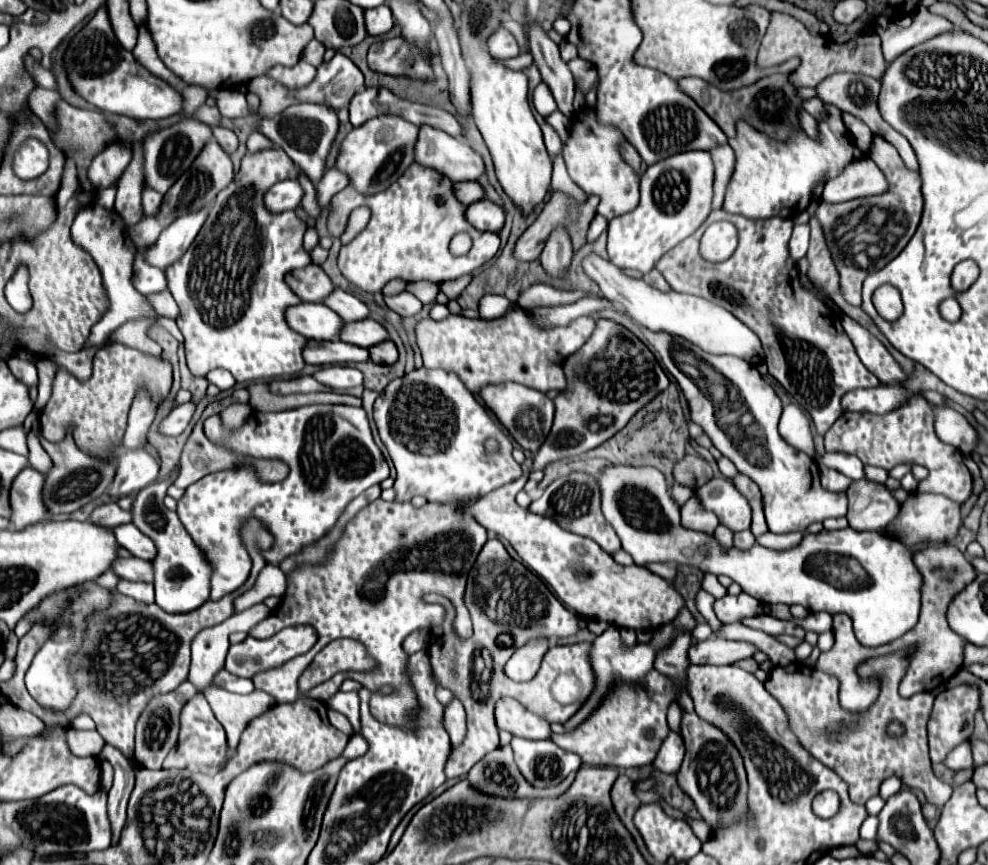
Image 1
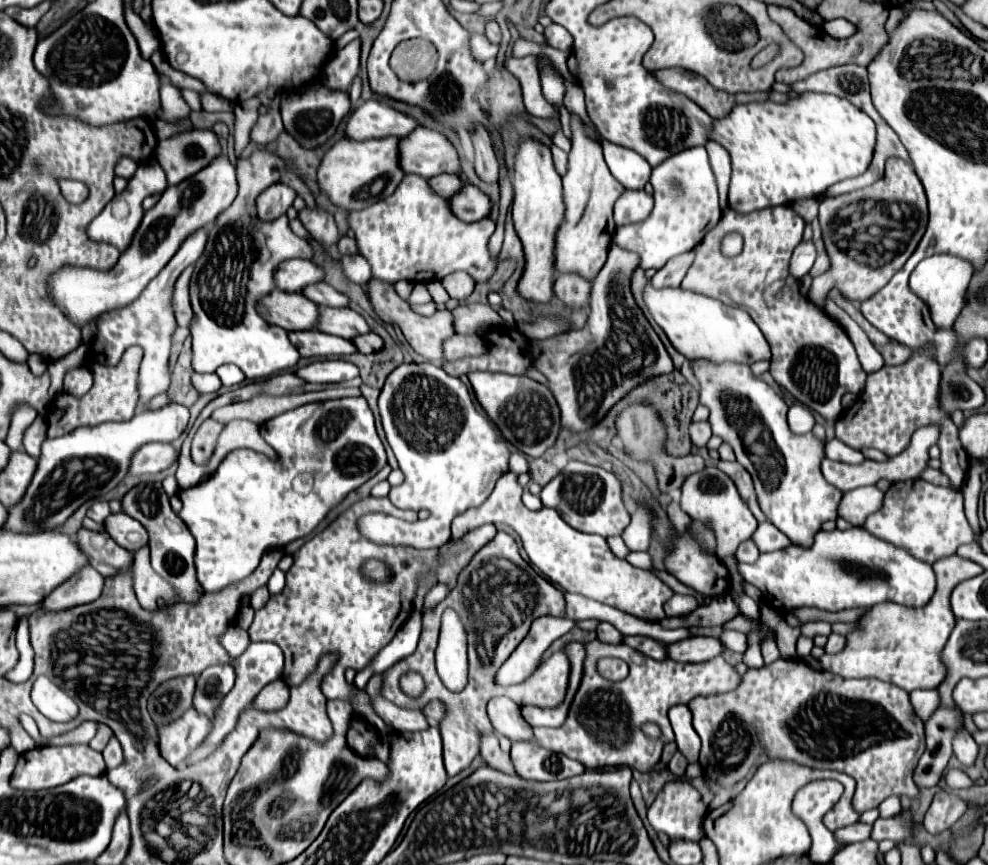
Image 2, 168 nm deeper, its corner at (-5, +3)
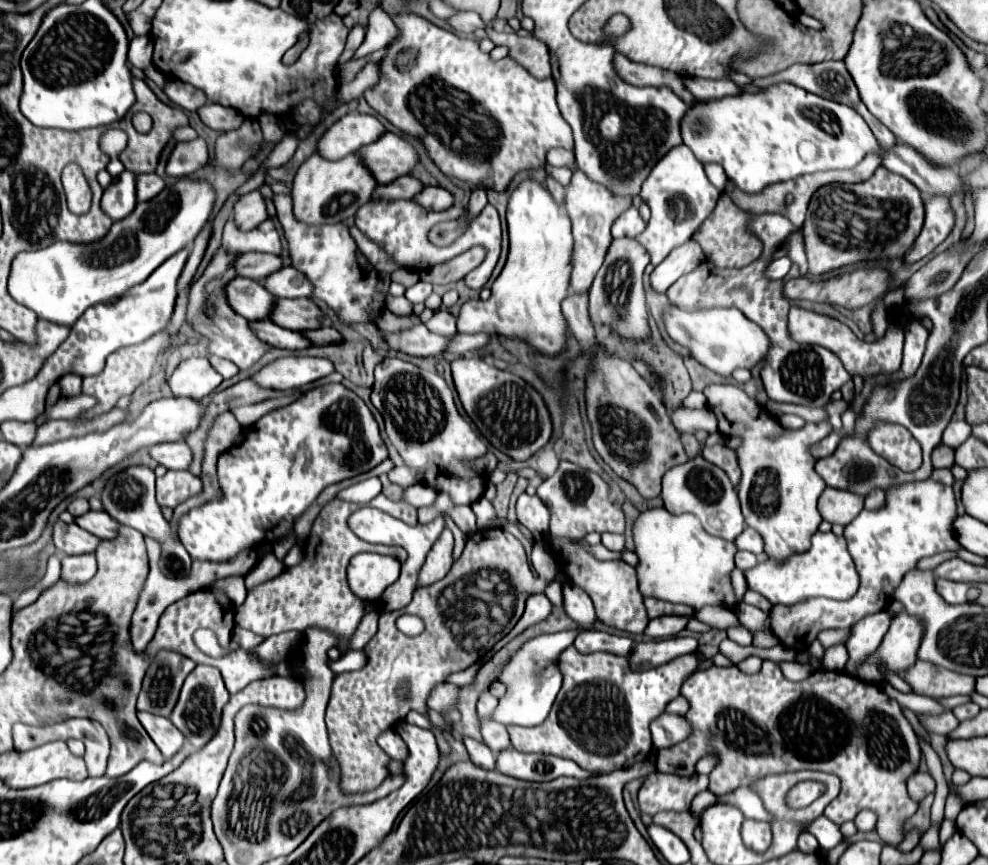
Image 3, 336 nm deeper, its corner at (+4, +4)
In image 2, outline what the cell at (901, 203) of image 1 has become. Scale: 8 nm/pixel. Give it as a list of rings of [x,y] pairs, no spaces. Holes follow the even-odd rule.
[[[889,158],[885,164],[885,176],[873,186],[823,200],[819,208],[819,224],[831,266],[827,272],[813,278],[809,298],[815,304],[823,304],[827,292],[837,288],[851,300],[867,300],[903,268],[925,234],[927,198],[923,184],[911,164],[899,158]]]

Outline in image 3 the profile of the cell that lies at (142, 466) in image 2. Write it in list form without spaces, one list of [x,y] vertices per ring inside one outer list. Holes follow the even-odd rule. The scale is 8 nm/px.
[[[184,441],[154,445],[148,449],[148,455],[166,469],[188,469],[192,461],[192,453]]]

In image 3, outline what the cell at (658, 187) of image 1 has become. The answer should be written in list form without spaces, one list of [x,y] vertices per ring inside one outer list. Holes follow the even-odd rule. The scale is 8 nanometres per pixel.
[[[678,145],[656,163],[642,185],[640,197],[648,203],[652,217],[636,241],[650,253],[650,263],[656,267],[674,247],[686,243],[700,229],[700,223],[704,223],[716,207],[720,191],[708,181],[702,163],[692,151],[686,145]]]

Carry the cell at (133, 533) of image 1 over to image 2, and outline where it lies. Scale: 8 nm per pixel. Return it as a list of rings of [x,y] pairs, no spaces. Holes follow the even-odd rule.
[[[123,512],[111,514],[103,522],[103,526],[105,526],[105,532],[111,534],[111,538],[119,546],[127,548],[129,552],[137,552],[137,548],[141,548],[149,542],[149,536],[147,536],[145,528],[137,520],[133,520],[131,516],[127,516]]]

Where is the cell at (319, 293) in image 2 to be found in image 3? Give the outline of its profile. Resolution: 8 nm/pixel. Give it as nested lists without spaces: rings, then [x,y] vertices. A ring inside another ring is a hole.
[[[282,267],[276,271],[276,275],[270,275],[264,281],[264,287],[276,295],[276,297],[286,297],[286,299],[296,299],[296,297],[312,297],[314,287],[306,279],[306,275],[294,267]]]

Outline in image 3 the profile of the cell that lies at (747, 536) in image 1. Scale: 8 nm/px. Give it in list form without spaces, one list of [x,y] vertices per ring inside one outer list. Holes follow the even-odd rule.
[[[738,551],[738,553],[736,553],[736,567],[738,567],[738,569],[746,571],[746,569],[754,567],[756,563],[758,563],[758,557],[752,555],[750,551]]]

